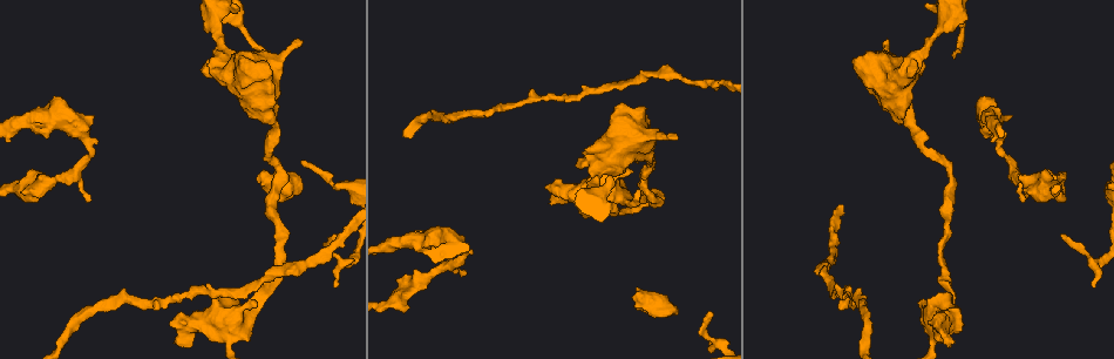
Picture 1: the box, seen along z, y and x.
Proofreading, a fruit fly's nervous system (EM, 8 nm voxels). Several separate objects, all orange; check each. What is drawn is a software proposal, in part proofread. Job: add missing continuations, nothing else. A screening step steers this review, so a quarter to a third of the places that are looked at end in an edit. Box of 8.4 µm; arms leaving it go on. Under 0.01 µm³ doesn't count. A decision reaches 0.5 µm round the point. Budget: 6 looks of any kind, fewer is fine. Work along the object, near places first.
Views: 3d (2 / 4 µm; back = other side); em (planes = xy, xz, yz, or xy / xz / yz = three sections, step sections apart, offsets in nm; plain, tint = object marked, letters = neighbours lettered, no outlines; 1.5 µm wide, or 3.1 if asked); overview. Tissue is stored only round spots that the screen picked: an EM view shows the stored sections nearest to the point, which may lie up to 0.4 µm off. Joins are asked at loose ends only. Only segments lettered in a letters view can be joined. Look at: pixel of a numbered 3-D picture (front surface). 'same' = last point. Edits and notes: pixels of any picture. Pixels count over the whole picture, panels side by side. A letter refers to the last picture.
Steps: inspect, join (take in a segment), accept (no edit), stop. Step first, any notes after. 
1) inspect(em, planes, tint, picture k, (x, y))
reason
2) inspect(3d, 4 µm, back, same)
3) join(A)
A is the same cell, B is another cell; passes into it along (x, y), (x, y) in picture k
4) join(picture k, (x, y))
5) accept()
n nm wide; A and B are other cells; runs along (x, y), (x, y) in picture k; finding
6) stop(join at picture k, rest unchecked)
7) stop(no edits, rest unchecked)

inspect(3d, 4 µm, picture 1, (1061, 233))
tapers out

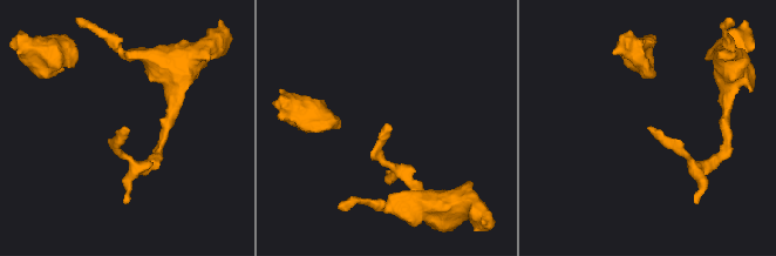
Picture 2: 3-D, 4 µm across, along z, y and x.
inspect(em, planes, plain, picture 2, (650, 127))
need the tissue

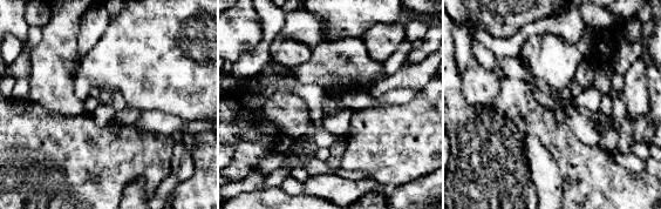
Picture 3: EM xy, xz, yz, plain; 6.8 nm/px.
inspect(em, planes, letters, same)

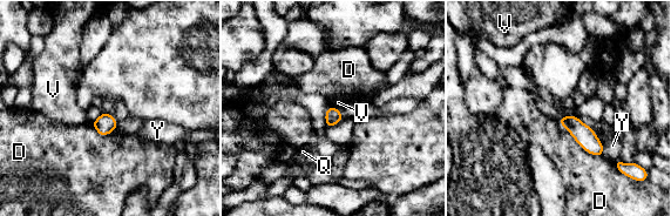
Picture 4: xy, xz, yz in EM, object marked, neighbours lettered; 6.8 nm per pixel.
accept()
D, Q, V and Y are other cells; none of them fits

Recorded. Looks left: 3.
inspect(3d, 4 µm, picture 1, (1021, 200))
free end

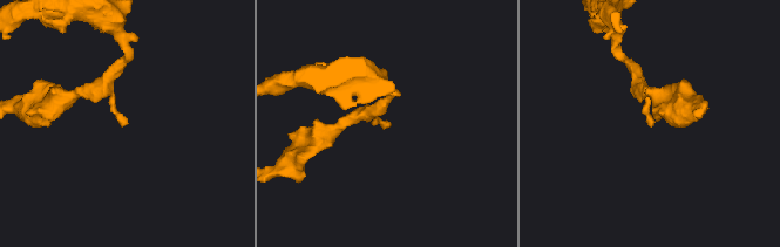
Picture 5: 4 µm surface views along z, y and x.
inspect(em, planes, letters, picture 5, (389, 125))

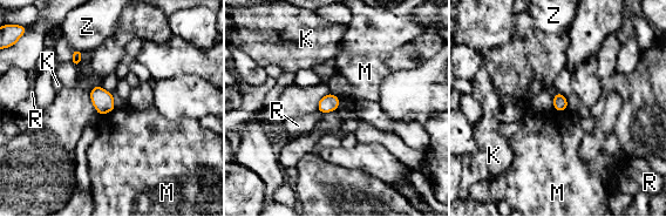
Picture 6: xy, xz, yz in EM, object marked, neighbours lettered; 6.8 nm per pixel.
join(M)
100 nm wide; M is the same cell, K, R and Z are other cells; passes into it along (103, 101), (108, 112), (129, 141) in picture 6; the neuron continues

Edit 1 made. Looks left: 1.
stop(join at picture 6, rest unchecked)

